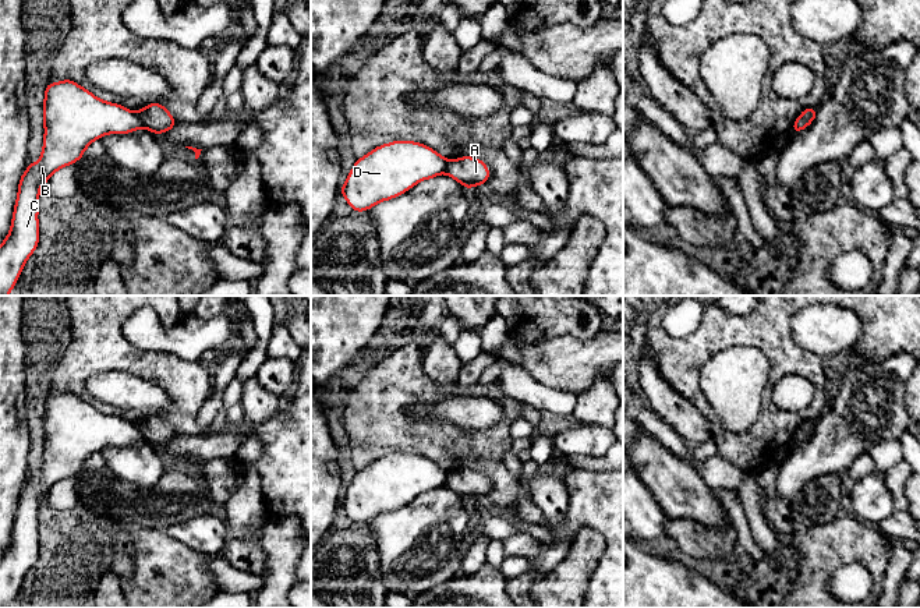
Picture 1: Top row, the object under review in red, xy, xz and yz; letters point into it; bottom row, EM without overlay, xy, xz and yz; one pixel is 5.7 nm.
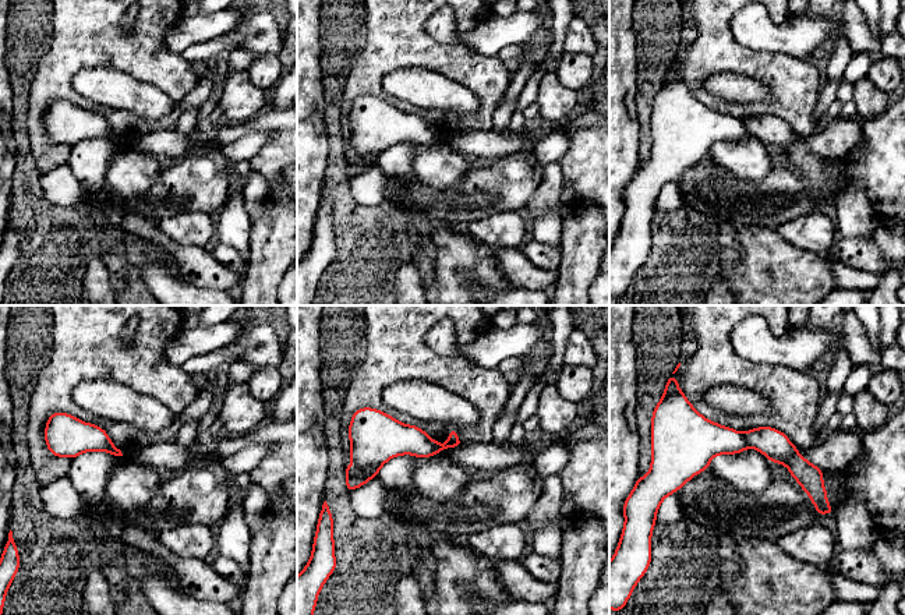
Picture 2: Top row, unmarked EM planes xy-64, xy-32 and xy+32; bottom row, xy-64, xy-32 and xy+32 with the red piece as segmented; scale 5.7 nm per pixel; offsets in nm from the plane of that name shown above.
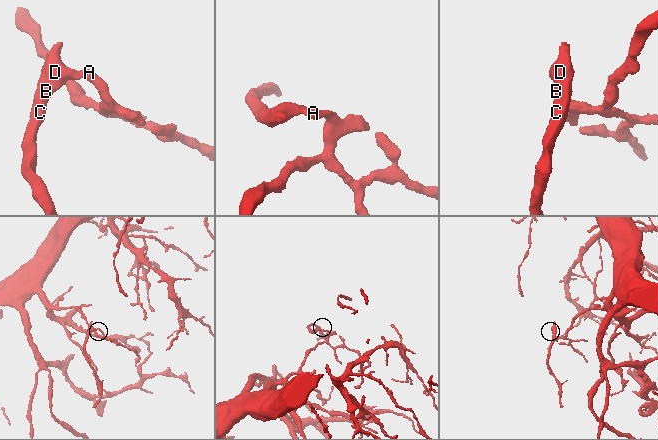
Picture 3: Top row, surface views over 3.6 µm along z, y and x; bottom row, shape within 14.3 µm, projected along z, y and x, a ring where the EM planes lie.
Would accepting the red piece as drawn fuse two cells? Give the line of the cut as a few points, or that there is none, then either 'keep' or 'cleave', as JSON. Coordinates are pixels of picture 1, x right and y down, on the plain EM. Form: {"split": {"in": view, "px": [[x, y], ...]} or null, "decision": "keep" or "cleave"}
{"split": {"in": "xy", "px": [[135, 426], [144, 438]]}, "decision": "cleave"}

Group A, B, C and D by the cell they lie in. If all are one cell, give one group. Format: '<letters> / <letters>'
A / B C D

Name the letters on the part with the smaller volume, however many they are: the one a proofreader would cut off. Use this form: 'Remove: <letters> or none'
Remove: B, C, D

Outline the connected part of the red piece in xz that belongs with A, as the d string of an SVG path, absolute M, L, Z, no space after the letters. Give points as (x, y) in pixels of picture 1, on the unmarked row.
M471 469L450 473L445 485L468 502L489 492L489 480L482 473Z

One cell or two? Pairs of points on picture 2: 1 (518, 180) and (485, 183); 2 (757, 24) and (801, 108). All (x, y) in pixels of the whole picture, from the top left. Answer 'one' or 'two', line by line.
1: one
2: two

